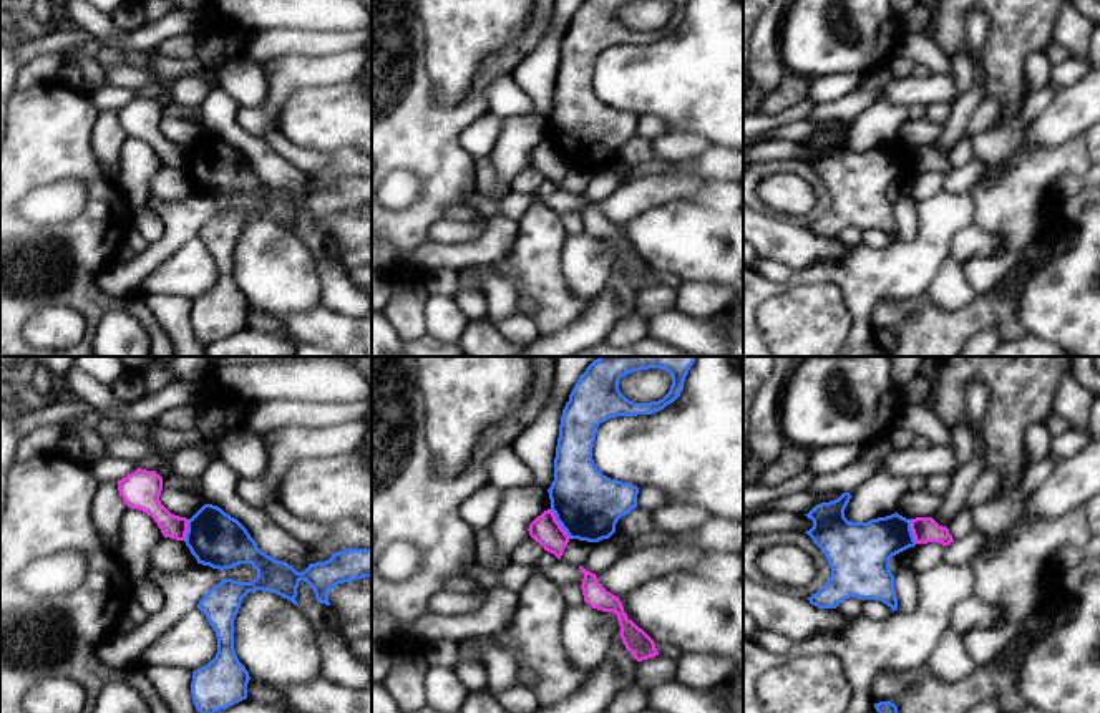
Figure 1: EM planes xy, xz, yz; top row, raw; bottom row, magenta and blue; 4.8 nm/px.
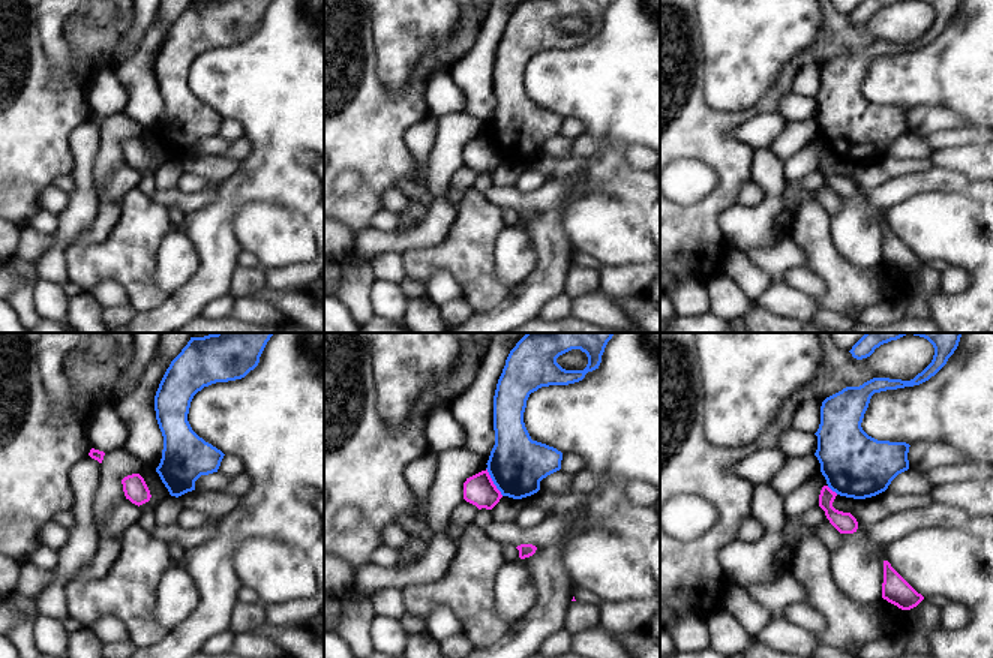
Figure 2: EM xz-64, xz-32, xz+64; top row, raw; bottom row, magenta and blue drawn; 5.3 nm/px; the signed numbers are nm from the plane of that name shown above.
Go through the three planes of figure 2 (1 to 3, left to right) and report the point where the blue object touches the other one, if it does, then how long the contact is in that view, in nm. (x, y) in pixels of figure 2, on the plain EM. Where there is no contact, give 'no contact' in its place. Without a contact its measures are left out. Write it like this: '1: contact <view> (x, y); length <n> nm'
1: no contact
2: contact xz-32 (492, 146); length 180 nm
3: contact xz+64 (831, 155); length 80 nm

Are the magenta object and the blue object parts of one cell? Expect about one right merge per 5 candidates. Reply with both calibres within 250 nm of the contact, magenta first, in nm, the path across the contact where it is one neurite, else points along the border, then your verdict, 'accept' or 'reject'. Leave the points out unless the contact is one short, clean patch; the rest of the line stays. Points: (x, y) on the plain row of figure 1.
calibres 140 and 320 nm; border xz (550, 138), (571, 166); reject

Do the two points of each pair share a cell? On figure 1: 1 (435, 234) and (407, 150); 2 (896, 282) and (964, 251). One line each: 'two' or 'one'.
1: two
2: two

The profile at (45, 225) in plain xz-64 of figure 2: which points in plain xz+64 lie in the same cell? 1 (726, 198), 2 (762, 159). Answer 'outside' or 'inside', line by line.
1: outside
2: inside

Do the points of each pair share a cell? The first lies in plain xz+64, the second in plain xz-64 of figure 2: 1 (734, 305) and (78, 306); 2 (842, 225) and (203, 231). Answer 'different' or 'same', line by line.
1: different
2: different

